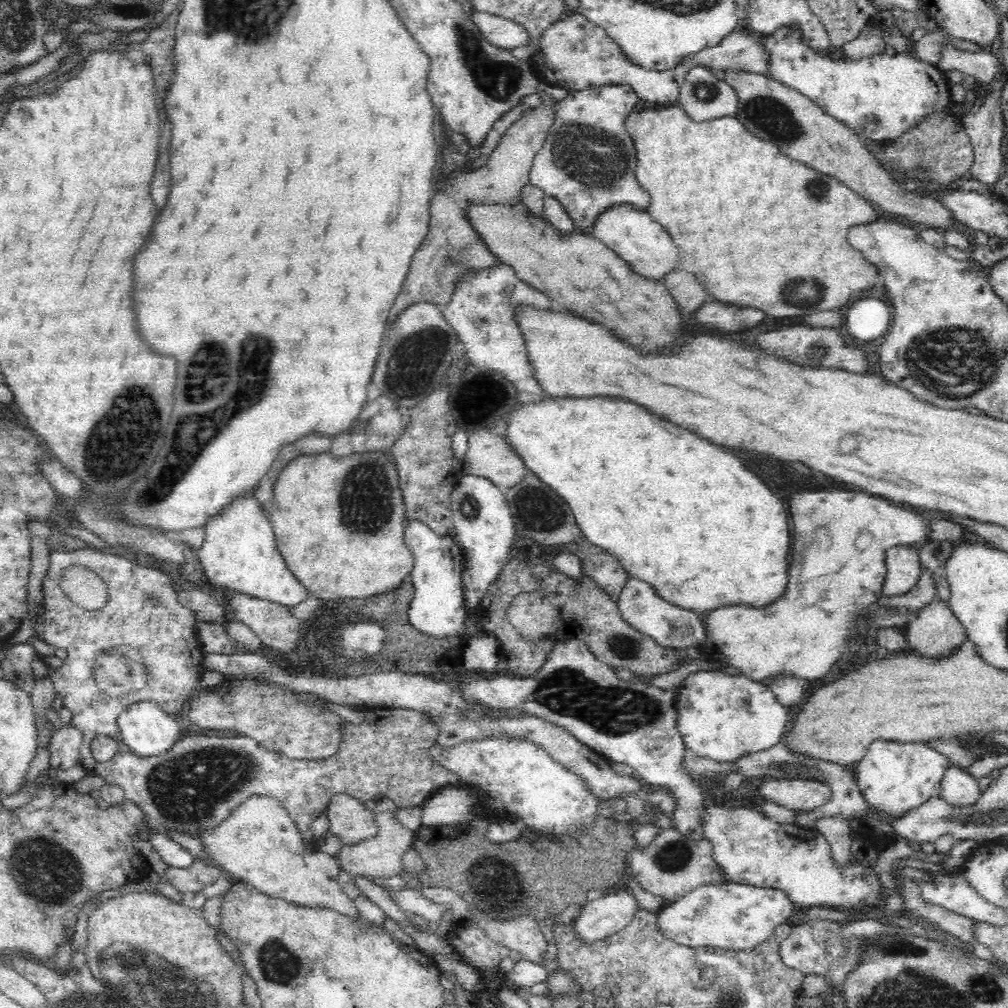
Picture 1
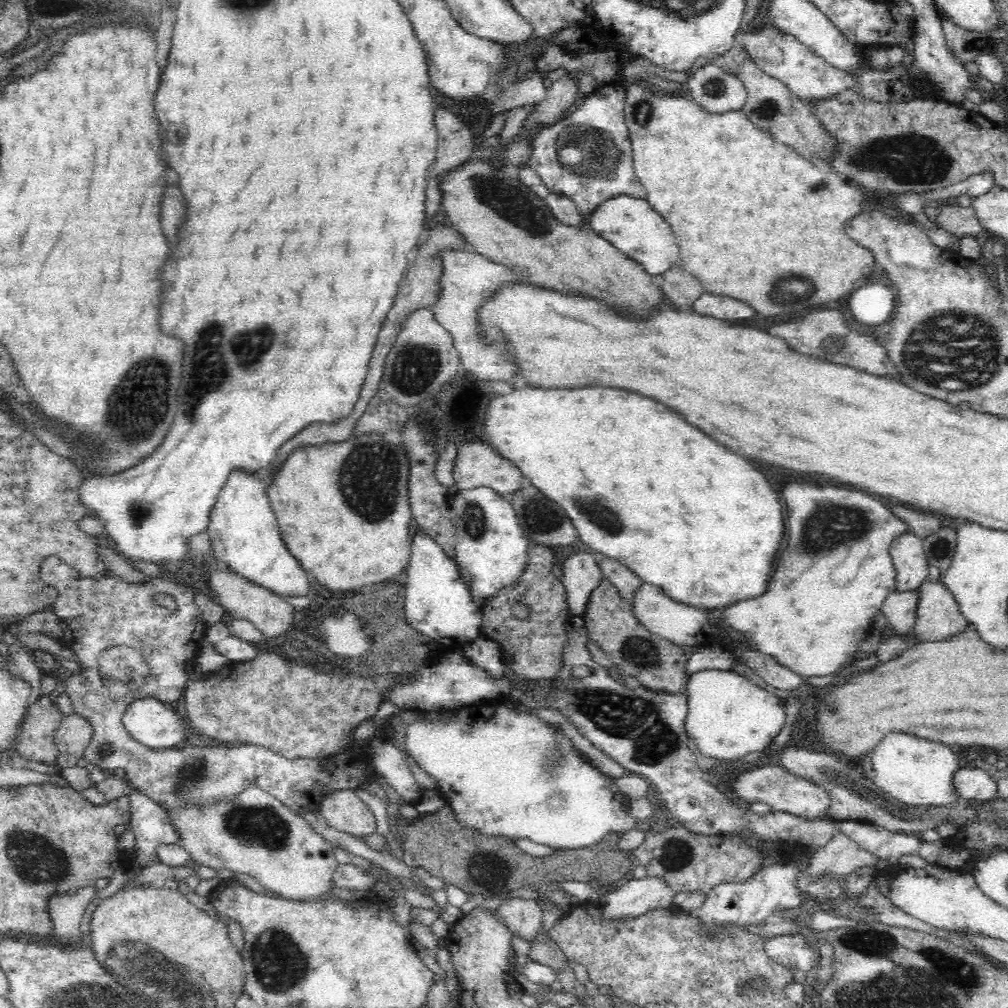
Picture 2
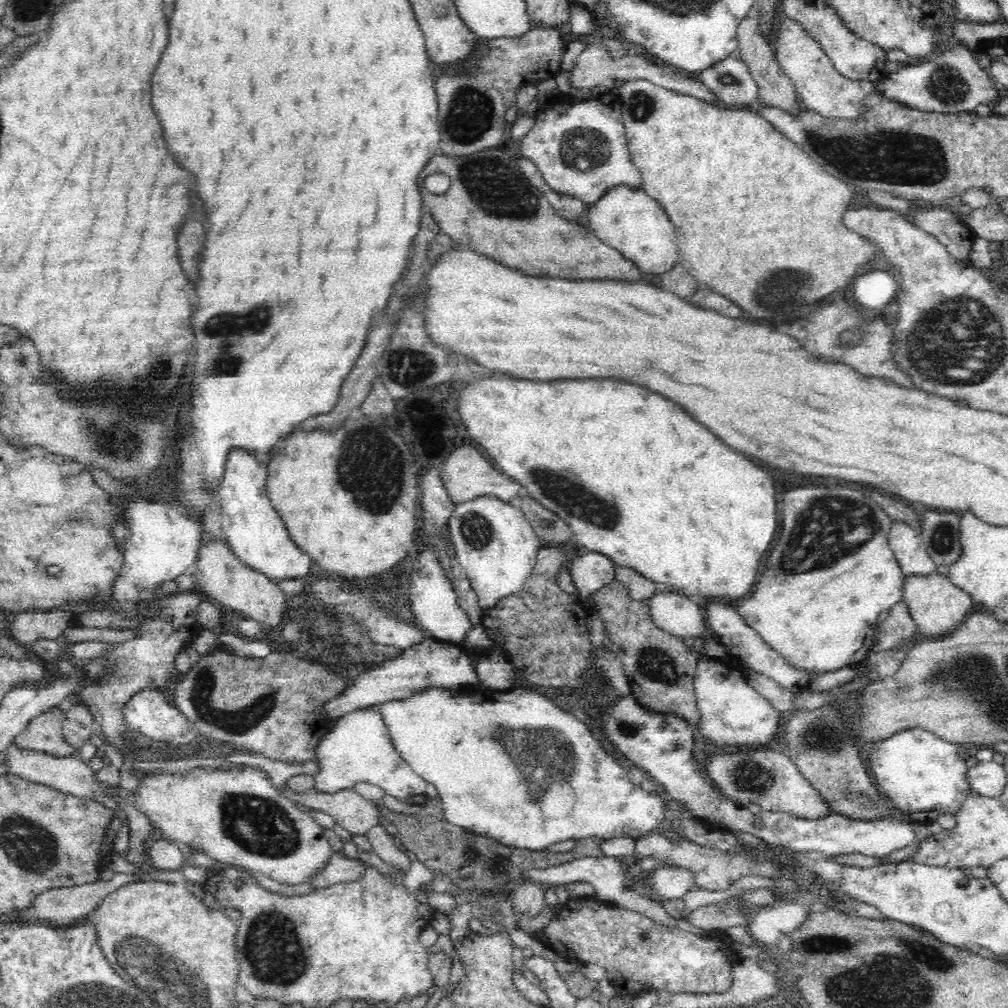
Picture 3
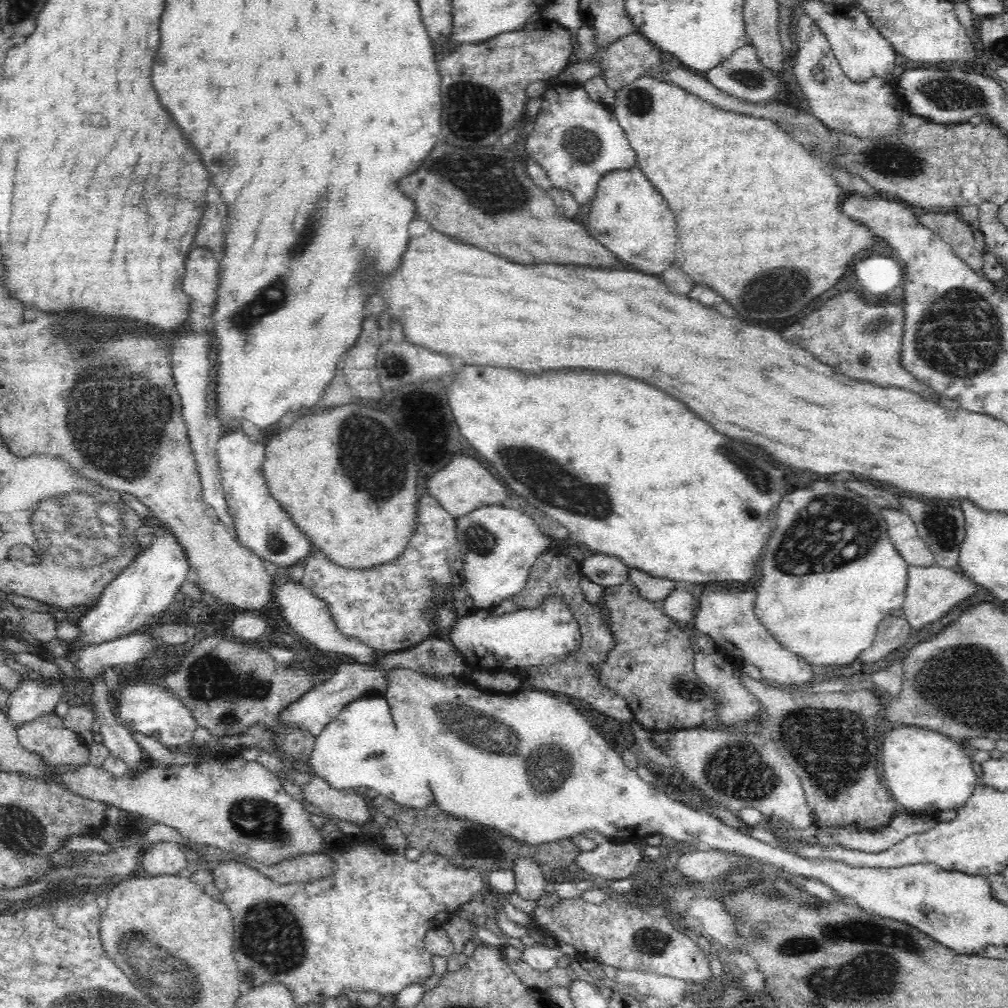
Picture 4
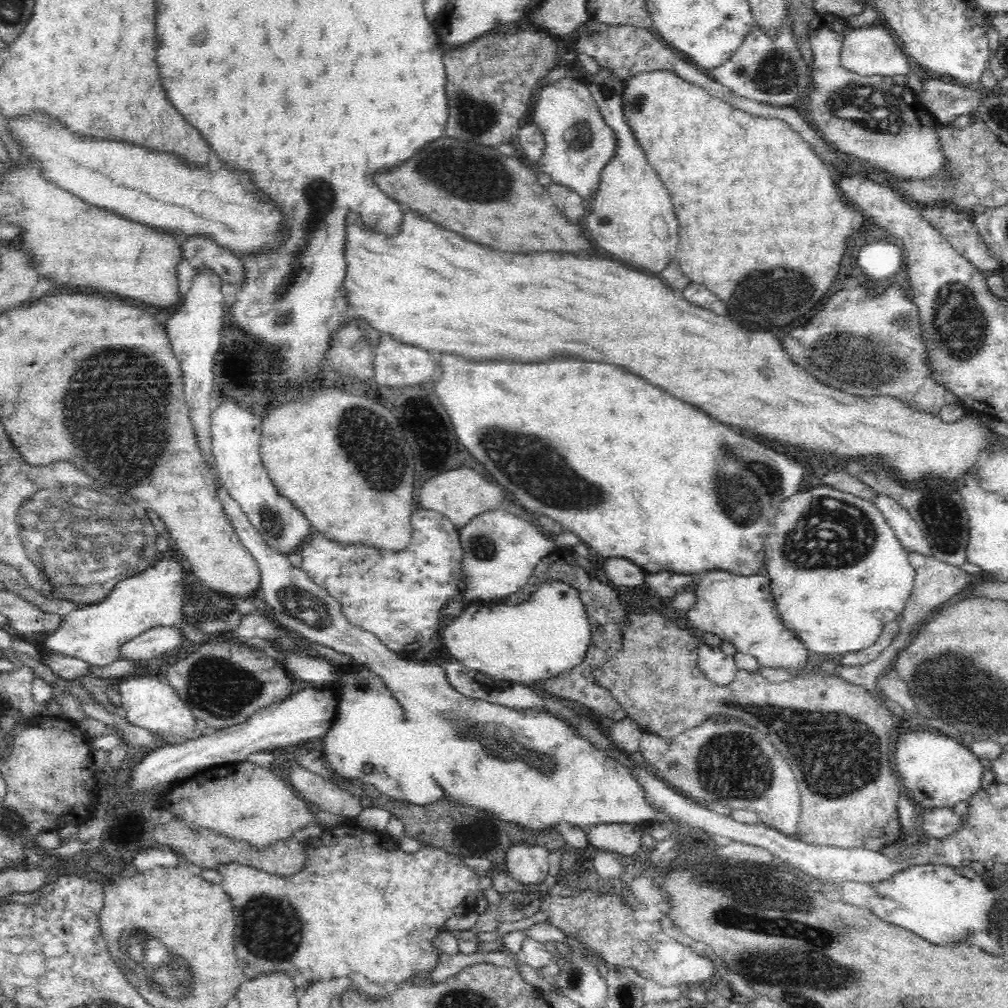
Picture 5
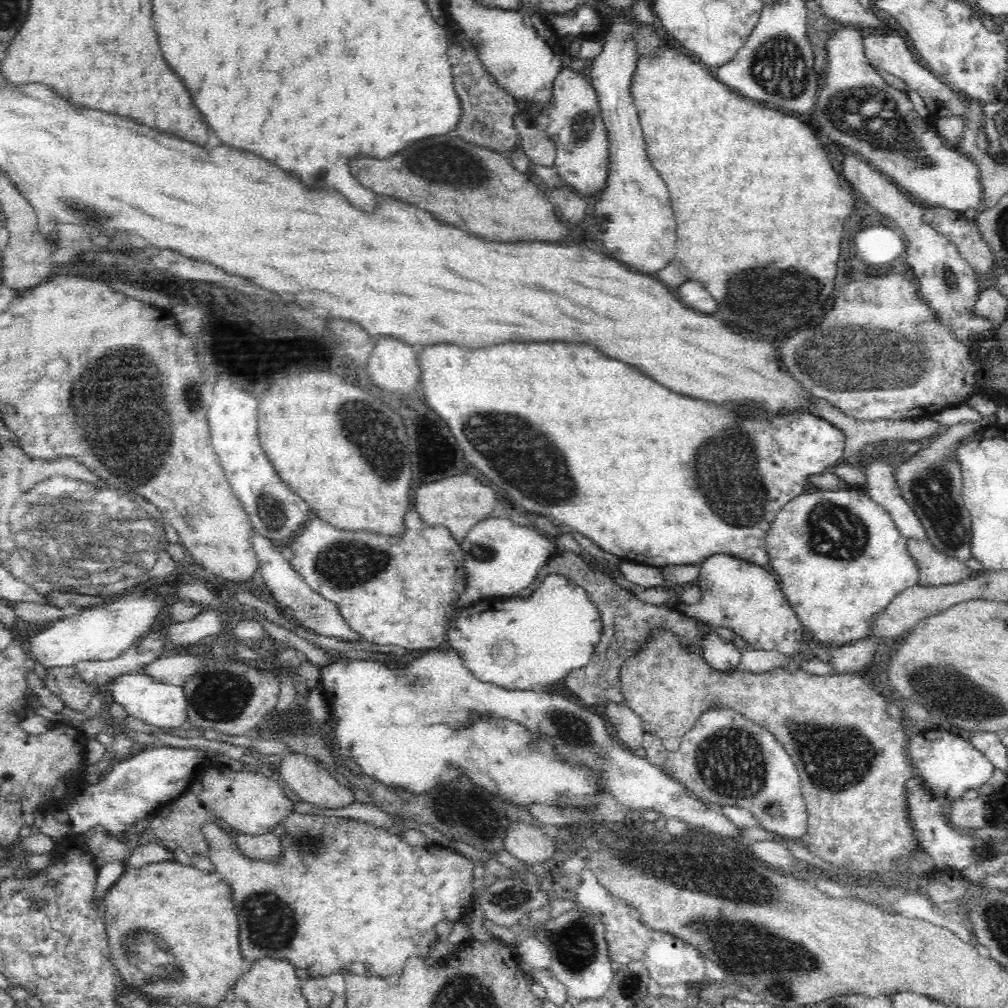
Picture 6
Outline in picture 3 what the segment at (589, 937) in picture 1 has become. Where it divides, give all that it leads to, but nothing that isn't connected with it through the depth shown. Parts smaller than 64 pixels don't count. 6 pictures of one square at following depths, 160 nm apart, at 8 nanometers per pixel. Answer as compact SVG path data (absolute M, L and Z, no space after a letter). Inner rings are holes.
M676 865L657 866L647 874L650 883L650 895L657 902L674 899L682 899L688 890L694 888L694 873L690 869L684 869Z

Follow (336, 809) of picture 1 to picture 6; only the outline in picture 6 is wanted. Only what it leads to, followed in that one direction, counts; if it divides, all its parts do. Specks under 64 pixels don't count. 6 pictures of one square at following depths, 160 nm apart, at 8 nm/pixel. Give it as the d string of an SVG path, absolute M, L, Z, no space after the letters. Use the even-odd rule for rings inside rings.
M290 754L281 757L277 779L285 786L292 796L302 801L311 802L321 809L339 809L354 802L354 793L342 786L324 767L324 763L316 757L306 754Z

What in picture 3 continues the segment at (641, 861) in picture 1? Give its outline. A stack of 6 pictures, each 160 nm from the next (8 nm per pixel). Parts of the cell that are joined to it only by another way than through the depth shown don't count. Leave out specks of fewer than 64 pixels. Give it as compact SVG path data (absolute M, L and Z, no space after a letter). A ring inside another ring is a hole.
M650 832L644 836L638 837L635 844L635 858L643 858L651 856L656 859L658 866L662 865L676 865L684 869L690 869L694 873L694 888L704 890L723 891L730 888L735 880L746 875L764 876L766 878L775 878L788 874L790 878L795 878L799 881L805 878L815 880L818 882L818 874L810 872L804 866L799 864L790 864L790 870L787 867L778 866L776 862L769 860L752 860L750 856L746 856L746 848L740 848L736 851L722 852L716 848L708 848L707 846L700 846L695 842L688 841L674 841L666 839L660 833Z

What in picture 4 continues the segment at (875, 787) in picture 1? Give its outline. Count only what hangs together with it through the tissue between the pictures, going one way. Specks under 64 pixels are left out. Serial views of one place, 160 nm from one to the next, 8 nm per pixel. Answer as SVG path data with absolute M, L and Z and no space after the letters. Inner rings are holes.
M904 726L884 738L883 782L896 802L912 814L938 817L943 811L962 808L980 784L972 763L957 740L926 728Z

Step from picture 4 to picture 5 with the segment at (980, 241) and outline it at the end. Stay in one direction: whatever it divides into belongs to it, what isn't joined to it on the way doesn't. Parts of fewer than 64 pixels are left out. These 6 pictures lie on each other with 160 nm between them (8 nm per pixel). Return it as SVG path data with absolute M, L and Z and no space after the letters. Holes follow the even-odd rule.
M928 206L928 210L924 210L922 216L951 242L958 254L966 258L976 269L988 273L999 270L998 260L989 253L987 244L977 232L970 213L956 211L951 206Z

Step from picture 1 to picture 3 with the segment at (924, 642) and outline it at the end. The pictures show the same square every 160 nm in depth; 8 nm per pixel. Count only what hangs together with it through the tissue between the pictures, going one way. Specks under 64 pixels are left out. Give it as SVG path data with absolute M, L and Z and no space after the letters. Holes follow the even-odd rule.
M938 571L929 575L908 575L903 586L903 601L917 624L918 632L927 636L937 636L954 632L974 602L968 592L963 591L950 581L948 574Z

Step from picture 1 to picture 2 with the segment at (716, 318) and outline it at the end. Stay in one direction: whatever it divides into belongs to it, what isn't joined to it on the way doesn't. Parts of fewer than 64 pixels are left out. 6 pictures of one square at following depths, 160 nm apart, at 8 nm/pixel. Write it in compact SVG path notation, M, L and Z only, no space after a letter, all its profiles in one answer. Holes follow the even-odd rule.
M702 294L694 301L693 306L700 314L722 318L722 320L746 320L754 316L754 310L750 306L730 296Z

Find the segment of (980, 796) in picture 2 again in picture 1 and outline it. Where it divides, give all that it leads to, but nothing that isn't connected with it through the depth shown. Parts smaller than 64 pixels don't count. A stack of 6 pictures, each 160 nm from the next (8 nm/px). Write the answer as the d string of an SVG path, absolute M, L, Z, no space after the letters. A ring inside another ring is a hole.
M951 765L942 778L940 797L953 806L966 806L978 802L982 790L978 780L962 767Z

